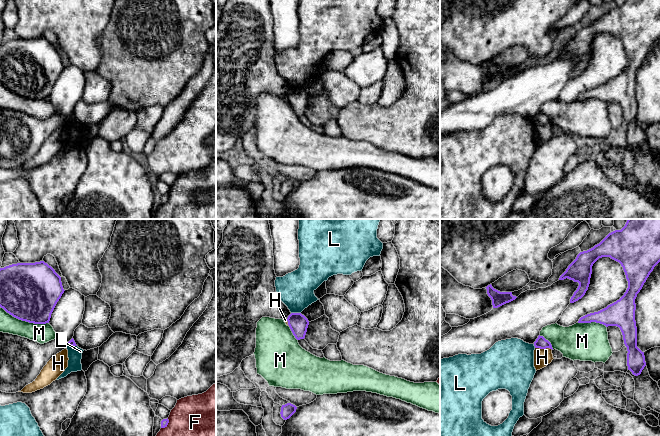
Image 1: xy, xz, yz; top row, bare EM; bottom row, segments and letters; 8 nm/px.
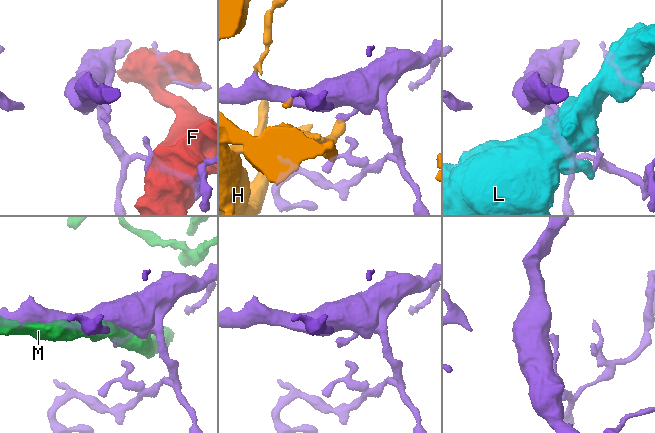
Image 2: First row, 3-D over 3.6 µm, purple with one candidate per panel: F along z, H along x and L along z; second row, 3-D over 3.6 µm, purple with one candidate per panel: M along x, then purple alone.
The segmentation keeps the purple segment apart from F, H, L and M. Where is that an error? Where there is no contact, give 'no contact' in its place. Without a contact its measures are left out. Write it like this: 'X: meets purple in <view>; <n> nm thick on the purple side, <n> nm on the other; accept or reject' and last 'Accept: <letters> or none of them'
F: meets purple in xy; 60 nm thick on the purple side, 320 nm on the other; reject
H: meets purple in yz; 90 nm thick on the purple side, 140 nm on the other; reject
L: meets purple in xz; 160 nm thick on the purple side, 280 nm on the other; reject
M: meets purple in xy; 460 nm thick on the purple side, 160 nm on the other; reject
Accept: none of them

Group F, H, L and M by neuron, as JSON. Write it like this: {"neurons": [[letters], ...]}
{"neurons": [["F"], ["H"], ["L"], ["M"]]}

